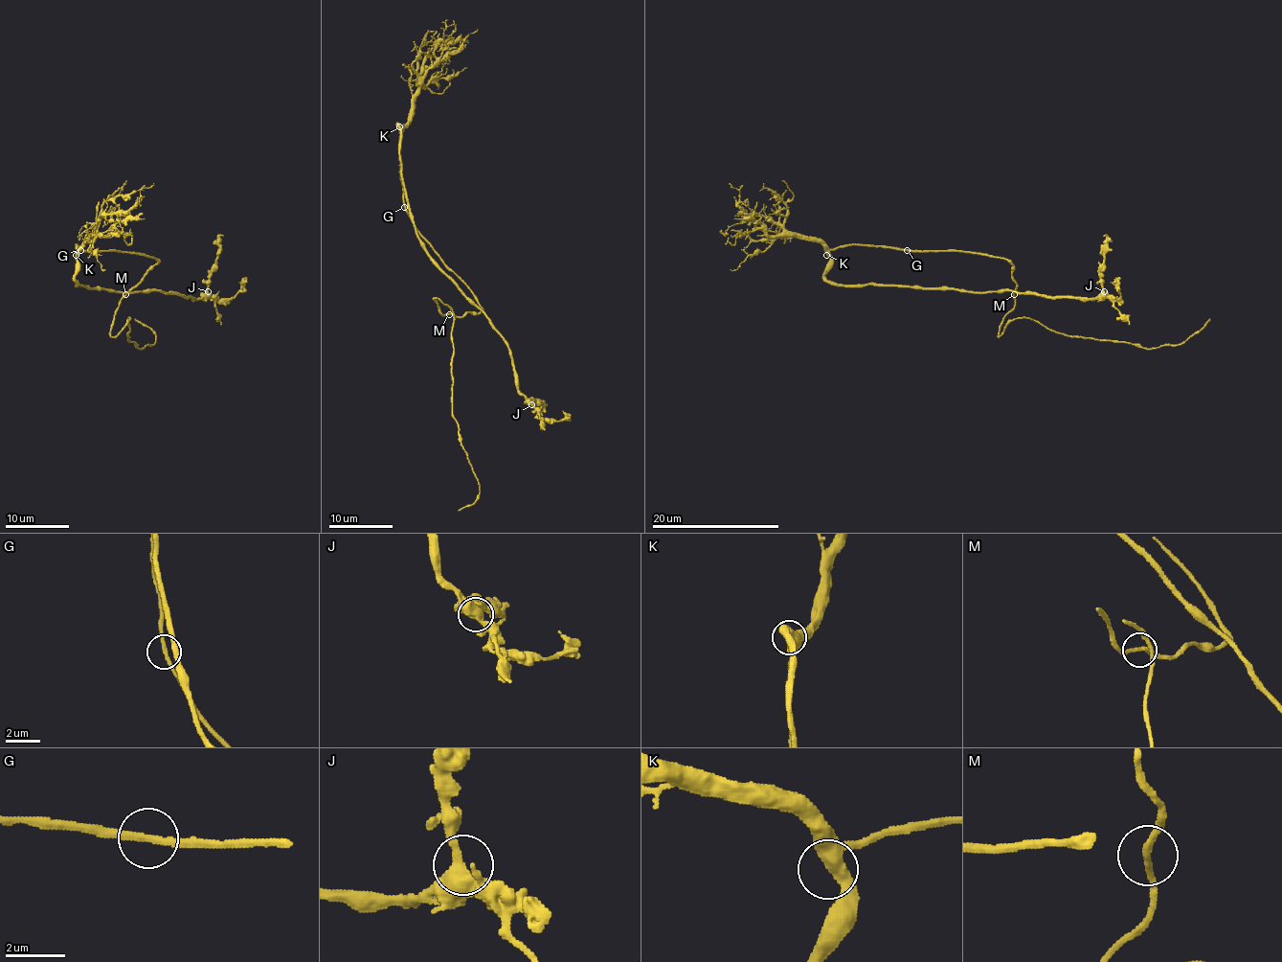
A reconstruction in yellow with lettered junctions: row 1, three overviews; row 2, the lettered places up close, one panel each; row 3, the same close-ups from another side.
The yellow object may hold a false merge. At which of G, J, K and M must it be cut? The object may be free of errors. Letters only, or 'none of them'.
none of them

